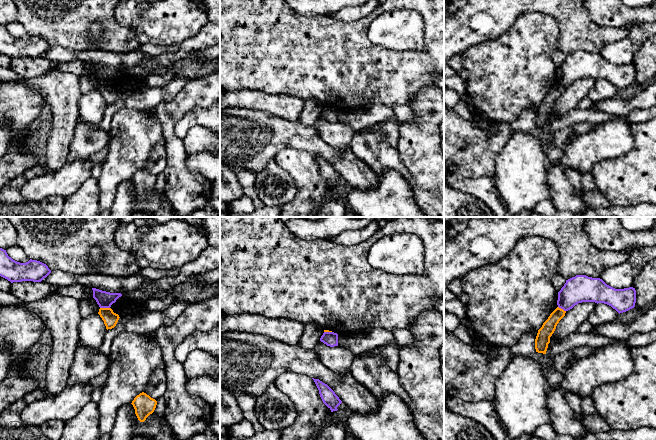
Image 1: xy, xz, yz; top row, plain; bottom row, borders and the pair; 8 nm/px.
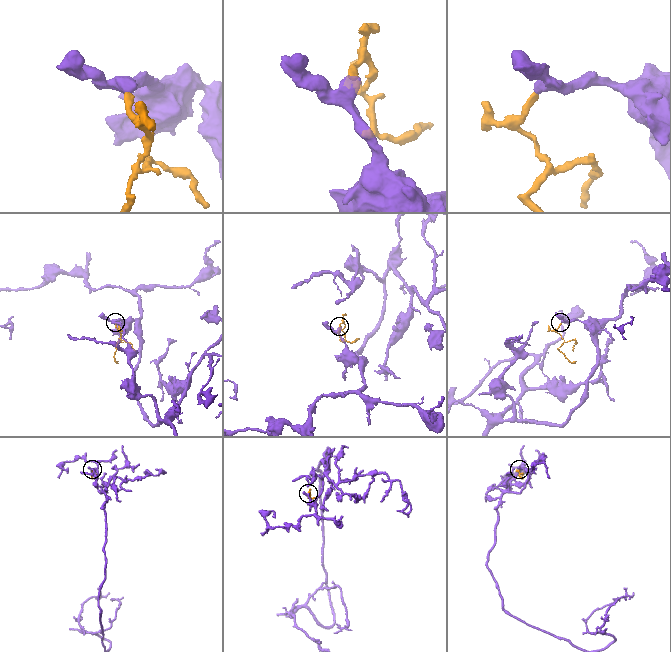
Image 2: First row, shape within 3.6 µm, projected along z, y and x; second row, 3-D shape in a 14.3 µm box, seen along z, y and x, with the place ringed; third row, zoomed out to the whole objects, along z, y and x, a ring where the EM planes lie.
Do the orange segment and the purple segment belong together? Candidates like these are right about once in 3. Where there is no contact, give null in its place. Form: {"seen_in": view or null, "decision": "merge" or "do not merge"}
{"seen_in": "xy", "decision": "merge"}

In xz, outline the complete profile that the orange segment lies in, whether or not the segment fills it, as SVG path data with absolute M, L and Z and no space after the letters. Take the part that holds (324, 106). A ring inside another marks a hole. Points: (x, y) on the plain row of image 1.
M324 106L320 117L330 123L338 122L338 110L329 106Z

